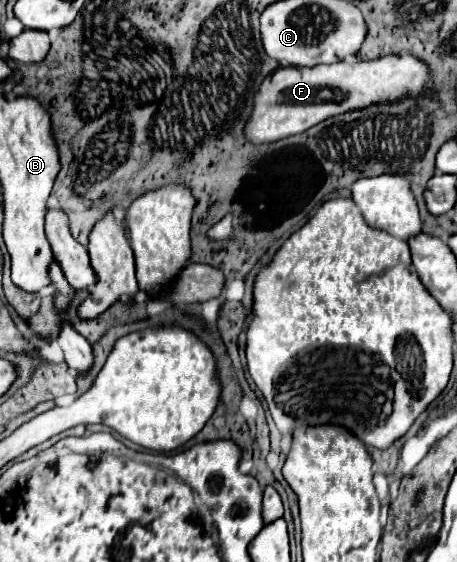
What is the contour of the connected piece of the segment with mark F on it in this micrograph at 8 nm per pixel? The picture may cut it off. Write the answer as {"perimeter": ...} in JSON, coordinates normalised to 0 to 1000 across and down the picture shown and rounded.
{"perimeter":[[[897,94],[845,98],[823,109],[801,112],[731,112],[691,119],[613,119],[586,133],[556,176],[547,208],[534,222],[534,244],[551,258],[582,258],[613,251],[621,244],[665,237],[691,219],[757,201],[761,194],[783,194],[810,183],[867,180],[875,173],[915,173],[928,158],[941,158],[941,130],[923,109]]]}

